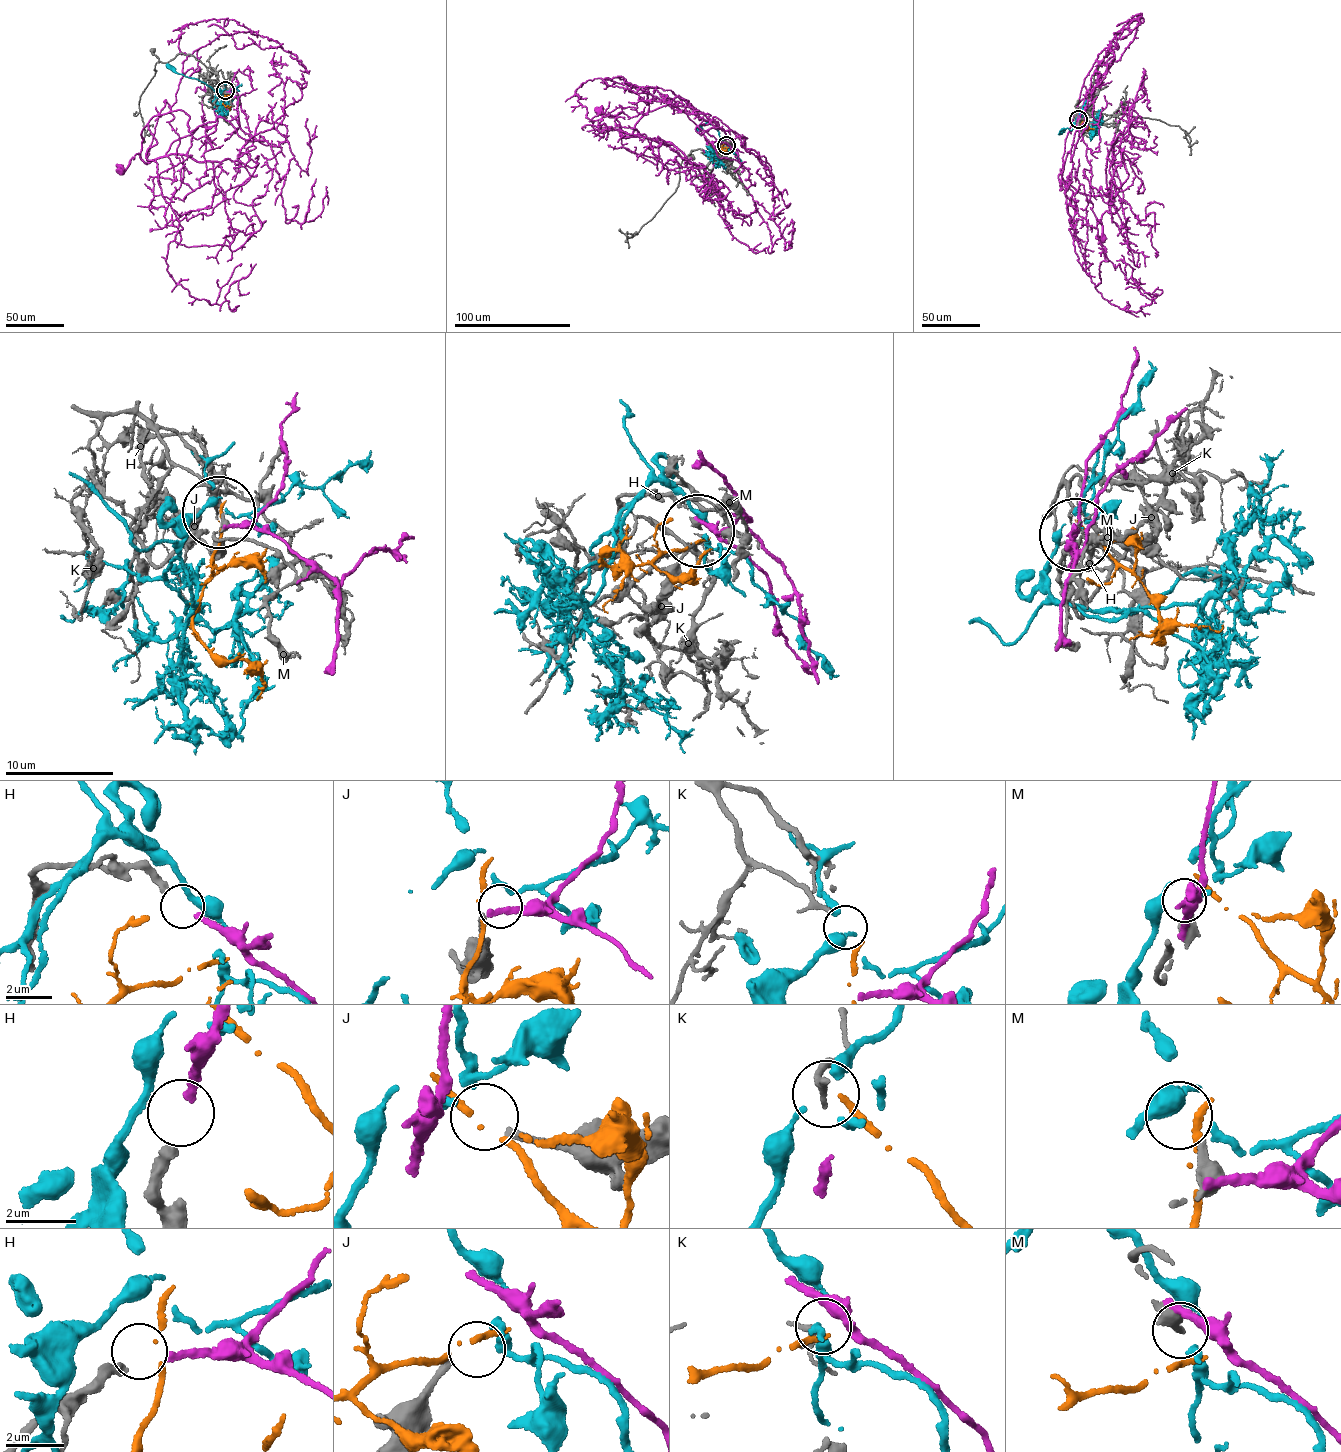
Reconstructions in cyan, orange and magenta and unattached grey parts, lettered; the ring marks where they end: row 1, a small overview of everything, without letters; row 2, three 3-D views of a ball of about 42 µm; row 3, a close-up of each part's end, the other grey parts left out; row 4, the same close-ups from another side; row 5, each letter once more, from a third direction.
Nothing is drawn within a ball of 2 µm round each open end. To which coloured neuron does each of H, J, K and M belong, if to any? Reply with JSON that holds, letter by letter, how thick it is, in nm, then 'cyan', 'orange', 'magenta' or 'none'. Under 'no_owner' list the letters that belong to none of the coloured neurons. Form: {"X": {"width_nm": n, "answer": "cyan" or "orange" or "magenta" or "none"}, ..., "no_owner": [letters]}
{"H": {"width_nm": 320, "answer": "magenta"}, "J": {"width_nm": 240, "answer": "none"}, "K": {"width_nm": 140, "answer": "orange"}, "M": {"width_nm": 240, "answer": "cyan"}, "no_owner": ["J"]}

